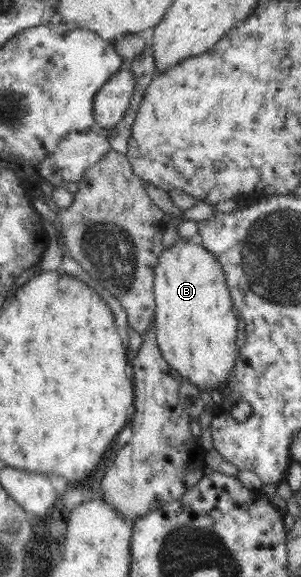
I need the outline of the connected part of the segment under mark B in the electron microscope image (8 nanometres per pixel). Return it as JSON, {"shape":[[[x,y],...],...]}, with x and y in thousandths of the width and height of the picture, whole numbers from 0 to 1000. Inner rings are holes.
{"shape":[[[598,411],[585,421],[545,433],[515,466],[512,513],[518,516],[515,588],[538,619],[578,638],[598,657],[645,664],[664,678],[751,672],[771,638],[784,633],[791,598],[791,549],[777,544],[764,503],[738,458],[691,435],[654,412],[638,416]]]}

